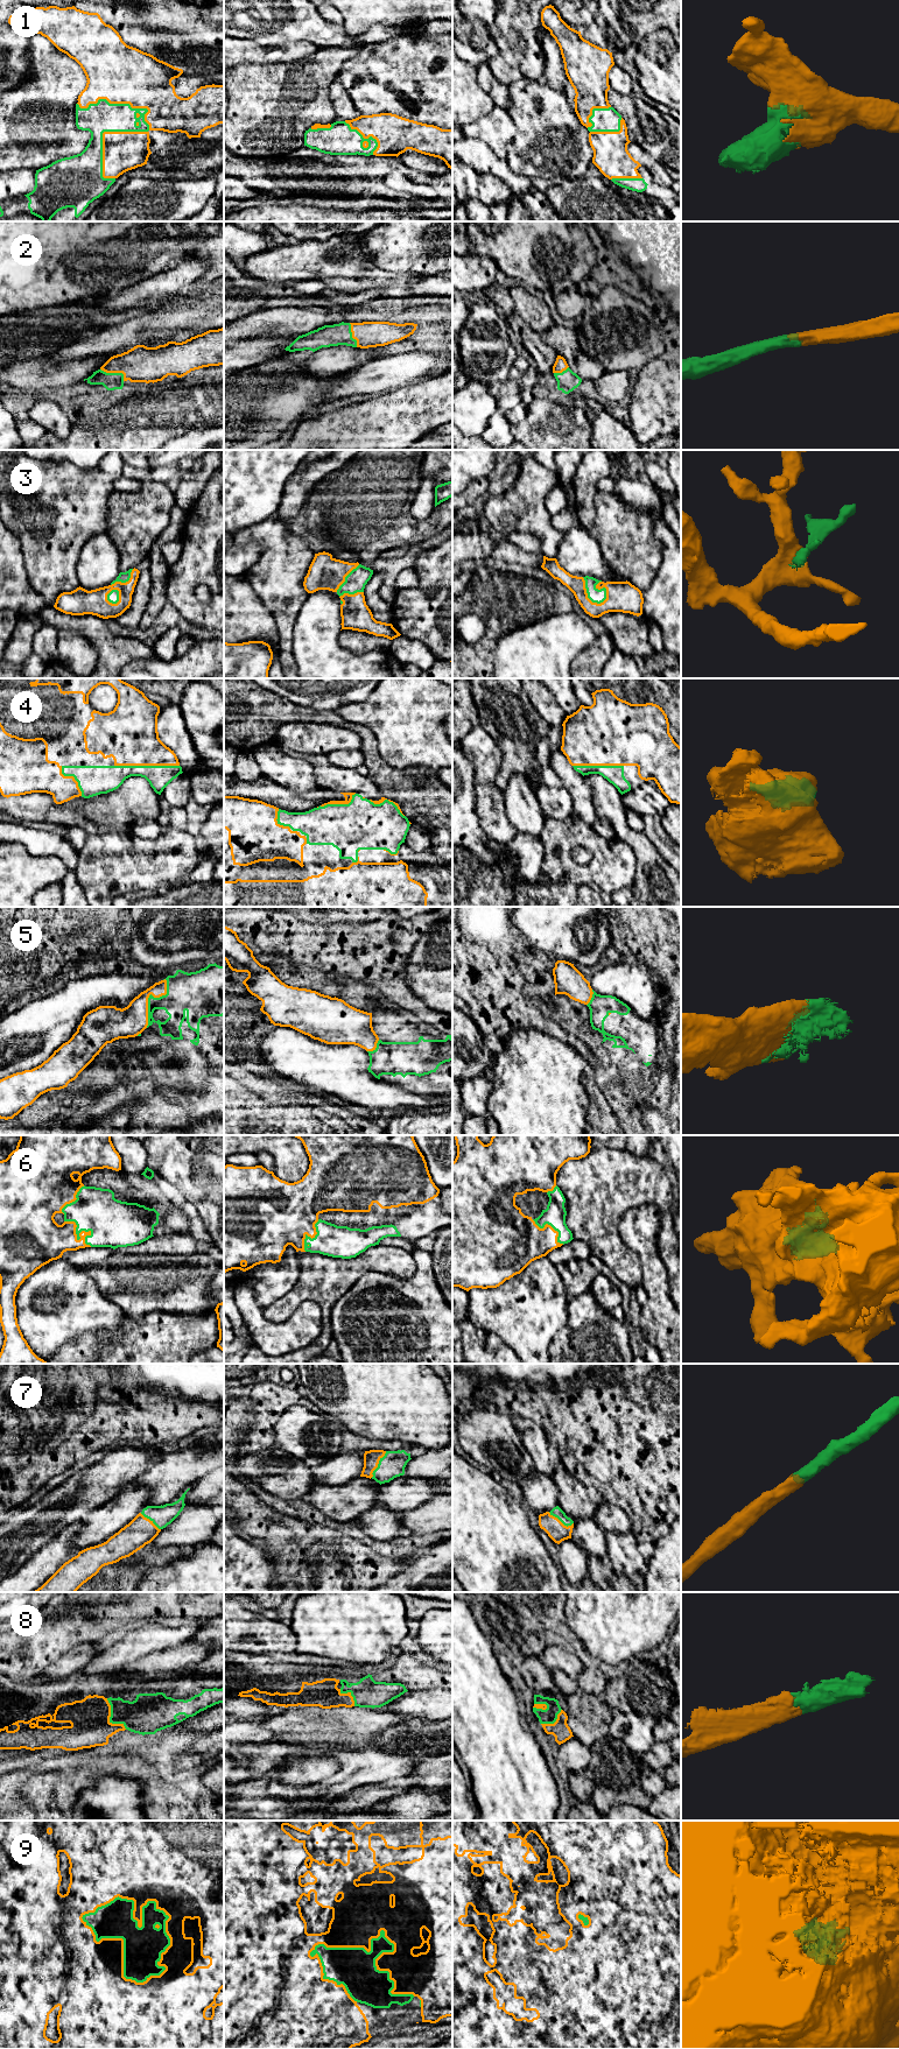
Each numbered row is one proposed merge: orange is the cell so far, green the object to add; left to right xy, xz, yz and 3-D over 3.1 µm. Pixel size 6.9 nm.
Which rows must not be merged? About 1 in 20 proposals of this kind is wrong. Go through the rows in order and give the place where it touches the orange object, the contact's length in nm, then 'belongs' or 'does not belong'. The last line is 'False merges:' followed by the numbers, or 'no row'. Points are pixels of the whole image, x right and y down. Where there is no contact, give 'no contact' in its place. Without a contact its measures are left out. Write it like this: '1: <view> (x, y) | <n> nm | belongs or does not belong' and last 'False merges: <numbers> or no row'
1: xy (113, 132) | 600 nm | belongs
2: xy (114, 372) | 190 nm | belongs
3: yz (587, 595) | 240 nm | belongs
4: xy (147, 765) | 440 nm | belongs
5: xy (148, 997) | 360 nm | belongs
6: xy (82, 1231) | 260 nm | belongs
7: xz (378, 1463) | 220 nm | belongs
8: xy (109, 1718) | 260 nm | belongs
9: xy (123, 1955) | 700 nm | belongs
False merges: no row

